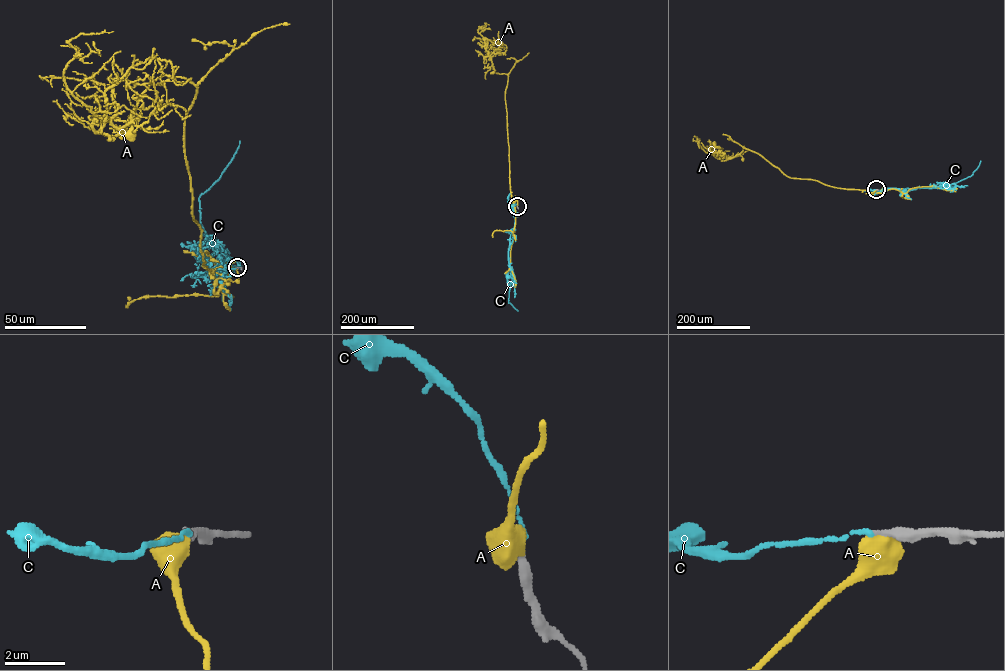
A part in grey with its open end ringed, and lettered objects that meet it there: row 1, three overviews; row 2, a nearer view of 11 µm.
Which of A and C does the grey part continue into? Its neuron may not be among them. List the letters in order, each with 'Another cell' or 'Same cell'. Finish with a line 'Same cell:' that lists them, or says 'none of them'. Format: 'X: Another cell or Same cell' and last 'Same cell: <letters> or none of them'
A: Another cell
C: Another cell
Same cell: none of them

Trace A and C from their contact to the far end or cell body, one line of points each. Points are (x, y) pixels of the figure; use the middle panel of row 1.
A: (517, 206), (511, 195), (510, 182), (505, 99), (508, 75), (495, 73), (495, 70), (492, 72)
C: (517, 206), (515, 203), (512, 205), (515, 220), (508, 260), (513, 275), (508, 303), (518, 311)

